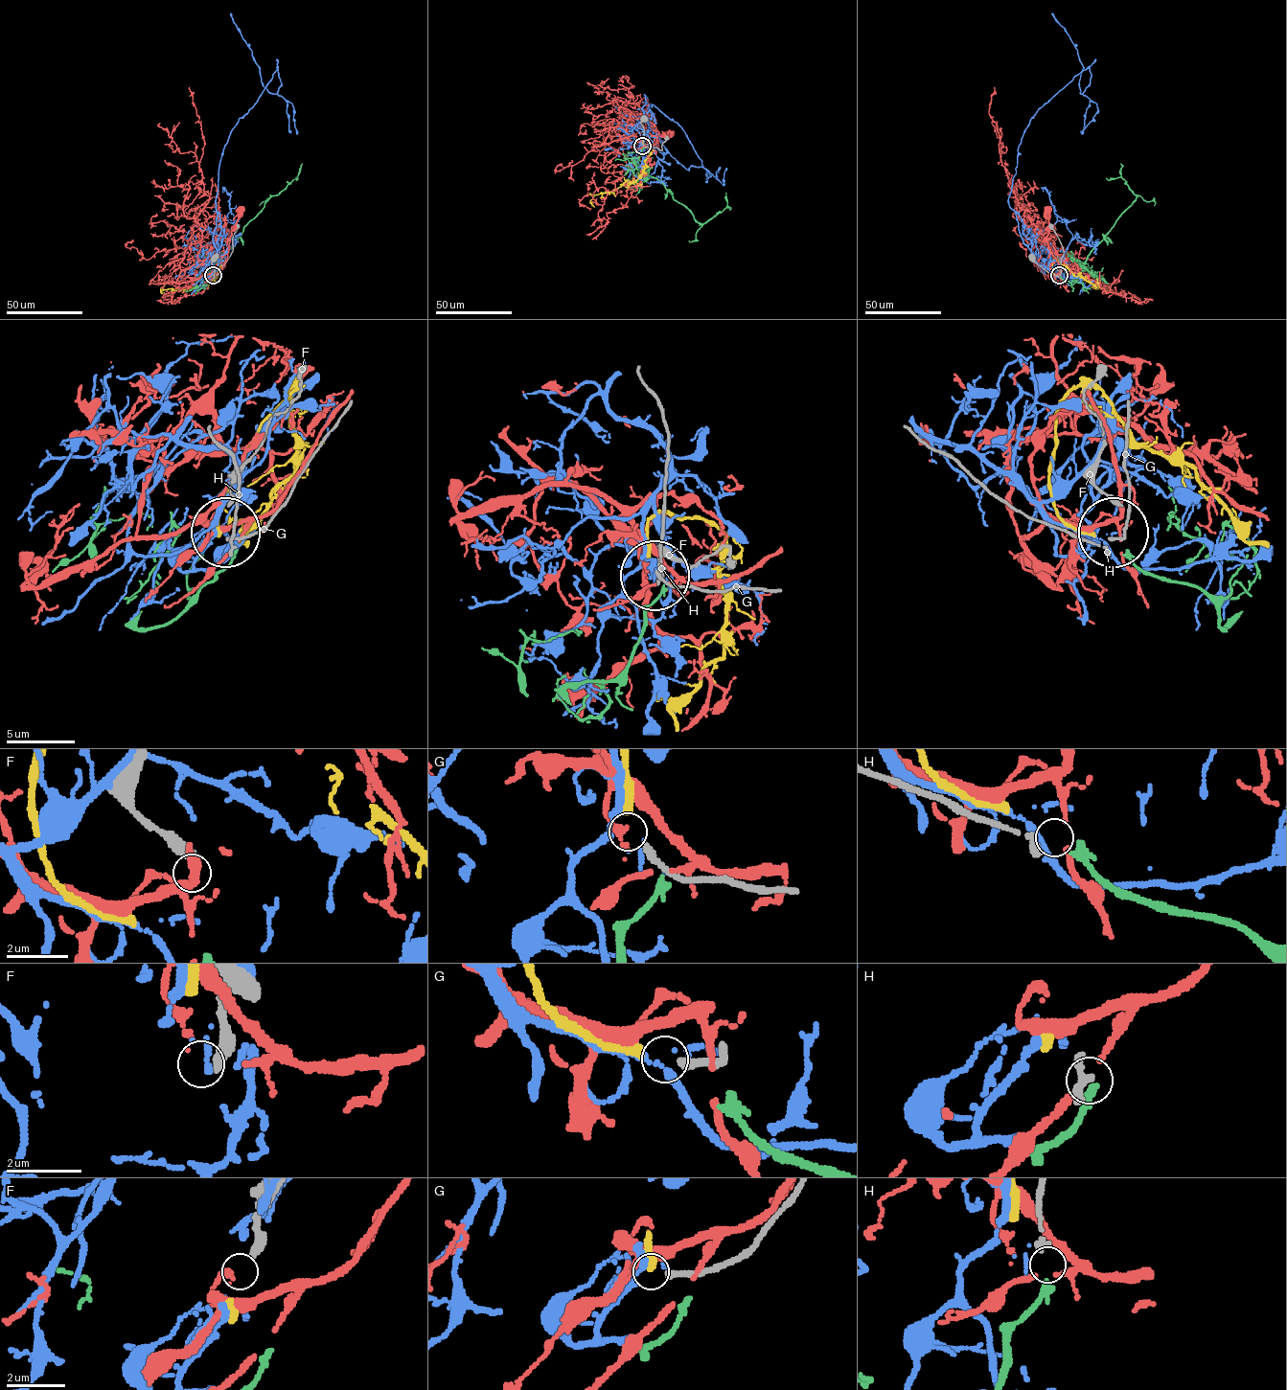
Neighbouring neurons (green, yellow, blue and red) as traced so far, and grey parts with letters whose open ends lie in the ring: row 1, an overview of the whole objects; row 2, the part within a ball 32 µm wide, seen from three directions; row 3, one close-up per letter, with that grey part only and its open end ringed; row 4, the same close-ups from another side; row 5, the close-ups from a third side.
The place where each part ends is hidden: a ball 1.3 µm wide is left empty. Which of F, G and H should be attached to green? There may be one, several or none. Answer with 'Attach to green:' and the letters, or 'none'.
Attach to green: H

